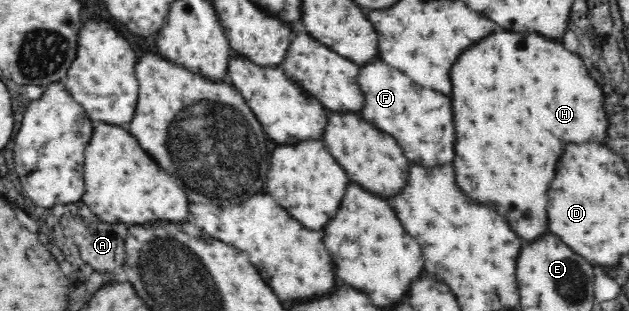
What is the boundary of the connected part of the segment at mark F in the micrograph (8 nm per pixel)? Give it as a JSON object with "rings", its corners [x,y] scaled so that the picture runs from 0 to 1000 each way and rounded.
{"rings":[[[606,193],[577,212],[569,267],[580,322],[574,373],[580,386],[590,386],[590,399],[596,399],[603,418],[622,431],[653,521],[663,521],[676,540],[688,540],[720,514],[723,444],[720,399],[714,405],[714,392],[720,386],[714,309],[701,309],[688,289],[669,283],[666,270],[657,270],[650,244],[638,238],[628,219],[618,219]]]}

